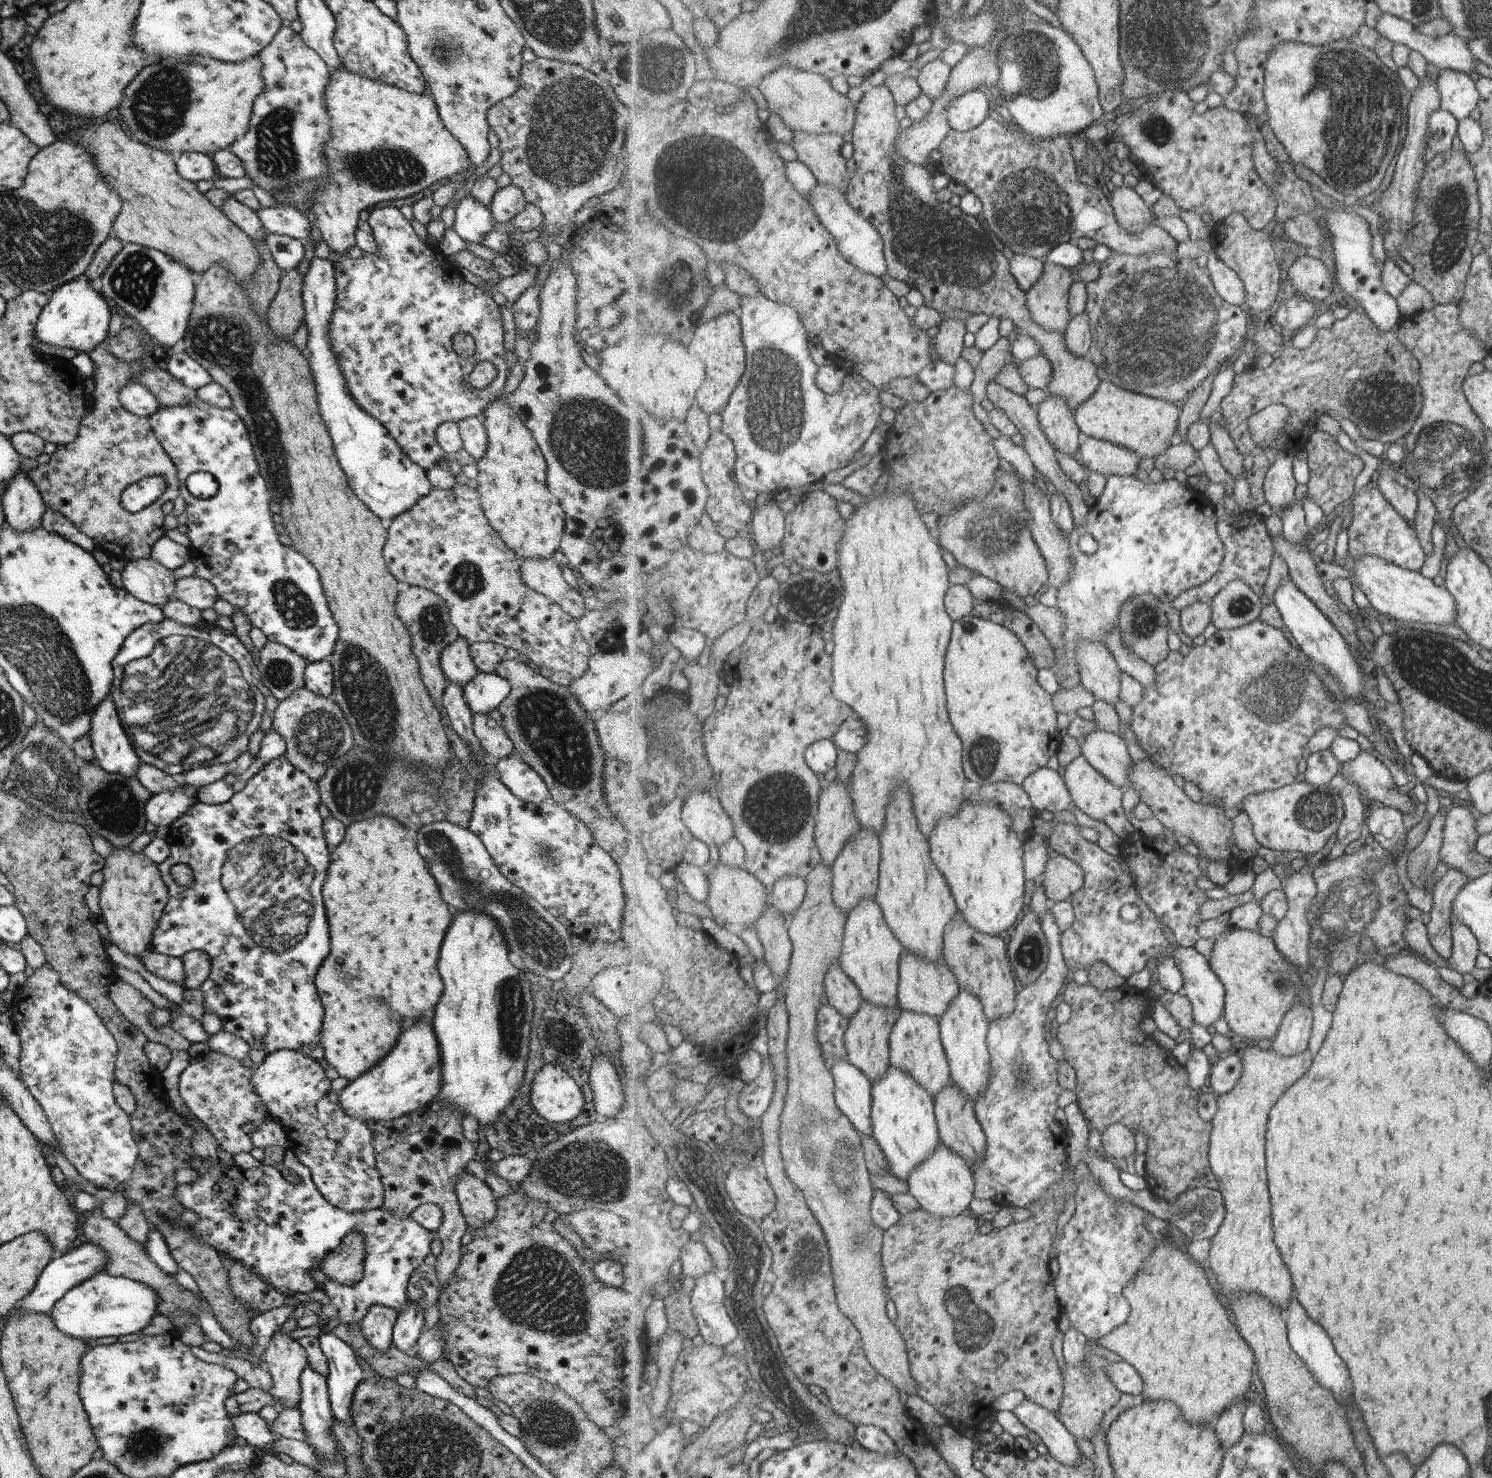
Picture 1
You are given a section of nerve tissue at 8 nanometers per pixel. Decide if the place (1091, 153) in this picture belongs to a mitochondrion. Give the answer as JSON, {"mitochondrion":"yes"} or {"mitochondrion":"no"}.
{"mitochondrion":"no"}

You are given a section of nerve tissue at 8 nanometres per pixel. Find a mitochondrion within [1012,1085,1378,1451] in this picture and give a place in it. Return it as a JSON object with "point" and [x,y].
{"point":[1089,1385]}

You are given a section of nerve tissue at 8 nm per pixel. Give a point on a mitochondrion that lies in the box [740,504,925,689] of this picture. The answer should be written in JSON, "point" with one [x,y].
{"point":[813,600]}

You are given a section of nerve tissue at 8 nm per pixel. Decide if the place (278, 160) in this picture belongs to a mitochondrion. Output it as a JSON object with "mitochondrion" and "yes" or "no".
{"mitochondrion":"yes"}

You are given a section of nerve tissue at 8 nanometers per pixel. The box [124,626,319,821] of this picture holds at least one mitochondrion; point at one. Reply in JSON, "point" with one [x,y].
{"point":[279,672]}

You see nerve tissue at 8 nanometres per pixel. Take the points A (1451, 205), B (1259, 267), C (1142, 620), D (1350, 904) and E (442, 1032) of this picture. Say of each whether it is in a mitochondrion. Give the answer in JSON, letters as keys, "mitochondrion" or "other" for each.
{"A":"mitochondrion","B":"other","C":"mitochondrion","D":"mitochondrion","E":"other"}

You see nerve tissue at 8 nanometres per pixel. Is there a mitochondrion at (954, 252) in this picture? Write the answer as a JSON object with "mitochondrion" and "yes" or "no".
{"mitochondrion":"yes"}

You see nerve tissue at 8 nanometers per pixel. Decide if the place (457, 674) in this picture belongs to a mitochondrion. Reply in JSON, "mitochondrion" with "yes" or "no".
{"mitochondrion":"no"}

